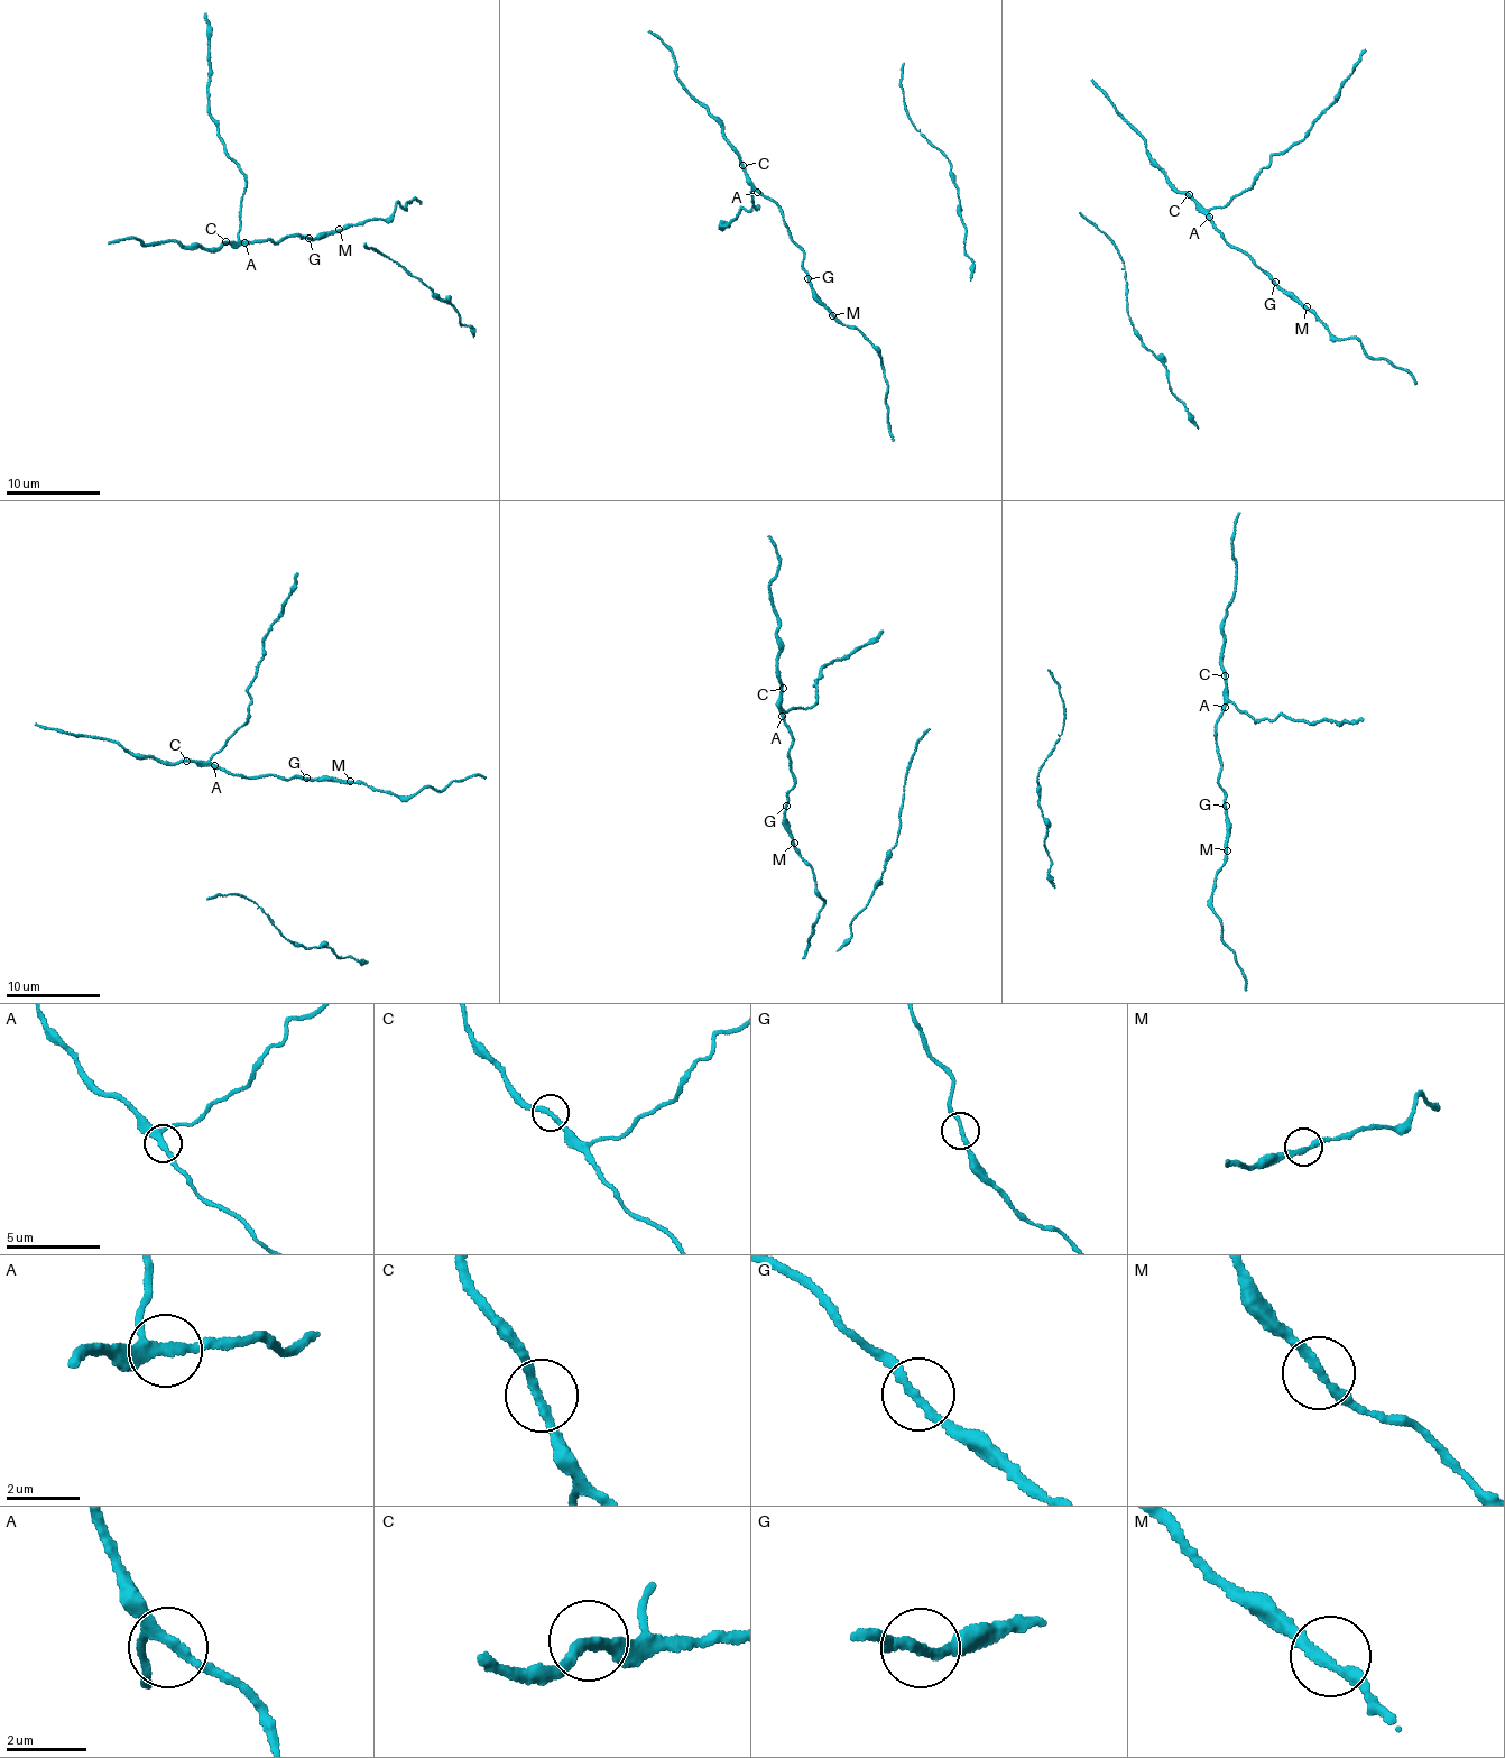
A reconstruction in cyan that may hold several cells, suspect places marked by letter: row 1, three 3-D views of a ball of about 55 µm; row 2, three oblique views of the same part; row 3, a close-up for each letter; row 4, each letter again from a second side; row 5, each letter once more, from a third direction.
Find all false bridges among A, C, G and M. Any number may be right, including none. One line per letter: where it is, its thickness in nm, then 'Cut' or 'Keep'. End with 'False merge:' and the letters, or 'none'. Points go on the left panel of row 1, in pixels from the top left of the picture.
A: Place: (245, 242). Thickness 240 nm. Keep
C: Place: (225, 241). Thickness 240 nm. Keep
G: Place: (308, 238). Thickness 220 nm. Keep
M: Place: (339, 229). Thickness 240 nm. Keep
False merge: none

